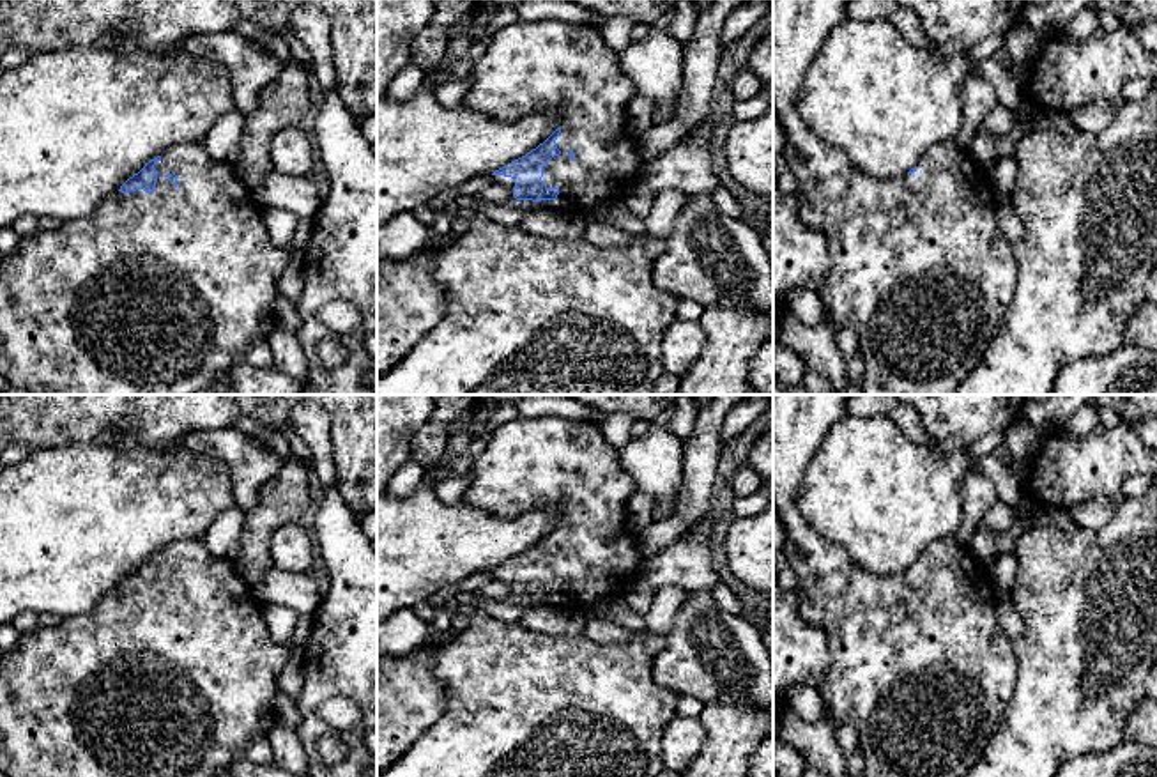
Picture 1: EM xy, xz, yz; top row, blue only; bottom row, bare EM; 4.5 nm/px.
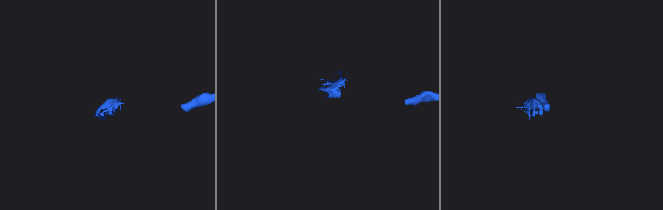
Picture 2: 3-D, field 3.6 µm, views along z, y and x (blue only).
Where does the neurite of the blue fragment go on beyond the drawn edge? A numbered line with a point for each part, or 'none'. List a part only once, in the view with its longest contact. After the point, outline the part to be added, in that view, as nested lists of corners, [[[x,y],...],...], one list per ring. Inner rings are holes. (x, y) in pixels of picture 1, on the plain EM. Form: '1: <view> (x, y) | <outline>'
1: xz (529, 462) | [[[556,414],[517,418],[487,434],[485,450],[462,467],[472,473],[464,501],[495,517],[517,517],[524,510],[561,504],[564,517],[556,536],[559,552],[543,563],[547,584],[557,584],[556,596],[517,596],[511,604],[527,611],[557,609],[587,612],[601,596],[624,596],[639,584],[642,556],[635,535],[628,533],[626,504],[637,492],[633,478],[623,469],[619,453],[601,435],[596,423]]]

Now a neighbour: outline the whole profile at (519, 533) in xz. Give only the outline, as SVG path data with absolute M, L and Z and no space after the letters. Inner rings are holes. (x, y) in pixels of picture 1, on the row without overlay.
M428 478L409 497L396 497L389 492L377 496L377 623L402 609L414 607L418 602L428 602L444 586L456 586L474 573L494 570L525 552L561 524L563 517L564 508L557 503L524 510L517 517L485 513L467 504L464 497L455 504L446 504Z

